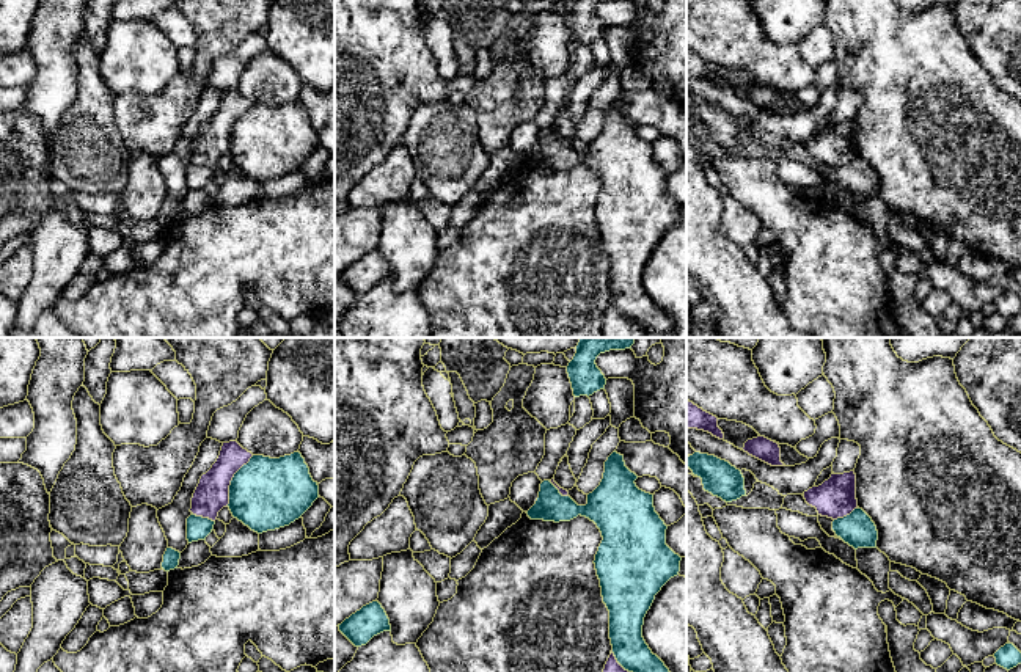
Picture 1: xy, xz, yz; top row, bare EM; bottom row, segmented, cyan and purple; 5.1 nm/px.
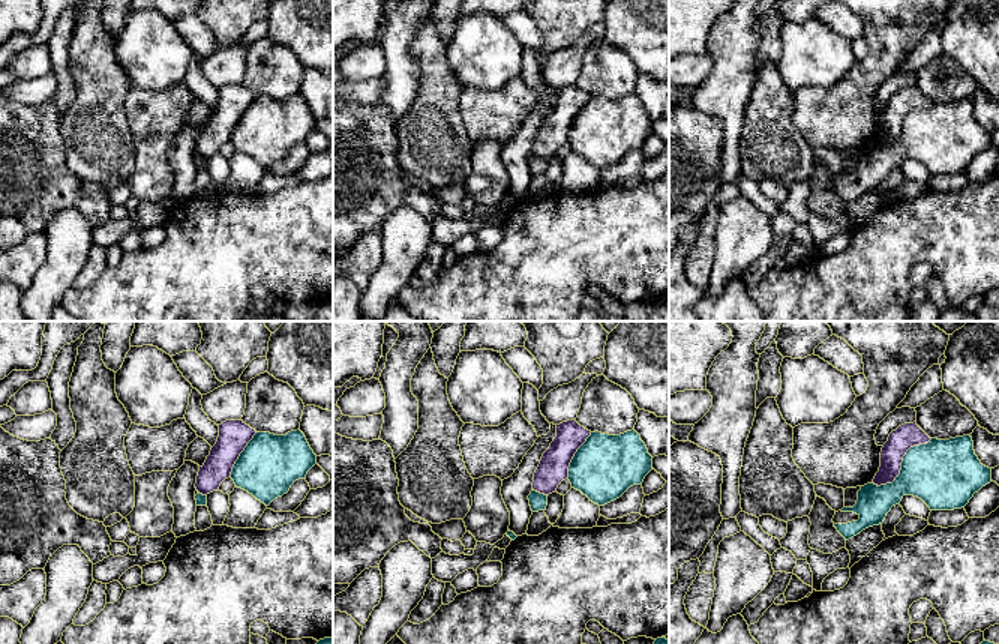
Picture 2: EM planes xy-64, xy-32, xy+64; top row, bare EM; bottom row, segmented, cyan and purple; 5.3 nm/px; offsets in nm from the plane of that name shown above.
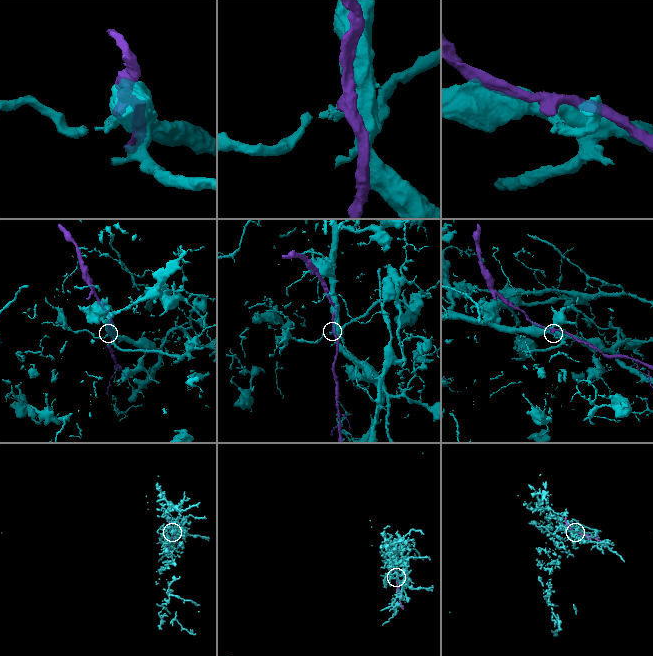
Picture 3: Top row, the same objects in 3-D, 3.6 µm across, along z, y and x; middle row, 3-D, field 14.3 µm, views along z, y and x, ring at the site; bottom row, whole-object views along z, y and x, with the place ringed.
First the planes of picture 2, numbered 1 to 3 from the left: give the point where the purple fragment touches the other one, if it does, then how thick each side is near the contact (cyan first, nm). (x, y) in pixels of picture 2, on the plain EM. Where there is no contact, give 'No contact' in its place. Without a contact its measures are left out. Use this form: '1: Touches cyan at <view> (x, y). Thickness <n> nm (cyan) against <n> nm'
1: Touches cyan at xy-64 (240, 119). Thickness 320 nm (cyan) against 160 nm
2: Touches cyan at xy-32 (575, 119). Thickness 340 nm (cyan) against 160 nm
3: Touches cyan at xy+64 (902, 128). Thickness 360 nm (cyan) against 130 nm

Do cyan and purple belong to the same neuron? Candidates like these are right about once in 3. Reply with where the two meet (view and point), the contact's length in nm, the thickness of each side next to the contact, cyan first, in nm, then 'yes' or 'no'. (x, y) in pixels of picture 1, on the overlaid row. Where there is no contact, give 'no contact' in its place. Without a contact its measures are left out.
xy (231, 481) | 300 nm | 360/180 nm | no

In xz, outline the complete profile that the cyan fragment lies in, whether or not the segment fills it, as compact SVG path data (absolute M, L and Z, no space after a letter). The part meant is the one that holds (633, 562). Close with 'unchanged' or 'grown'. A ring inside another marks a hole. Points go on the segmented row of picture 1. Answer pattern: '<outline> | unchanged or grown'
M616 451L605 462L600 485L587 495L587 504L578 506L570 496L562 496L550 482L540 484L536 504L526 512L531 520L570 521L578 515L589 518L602 532L595 554L595 570L600 579L603 603L609 611L609 639L617 663L628 672L669 672L664 663L652 653L642 637L642 625L655 595L680 572L682 557L666 545L668 526L655 512L653 495L639 490L638 476Z | unchanged

